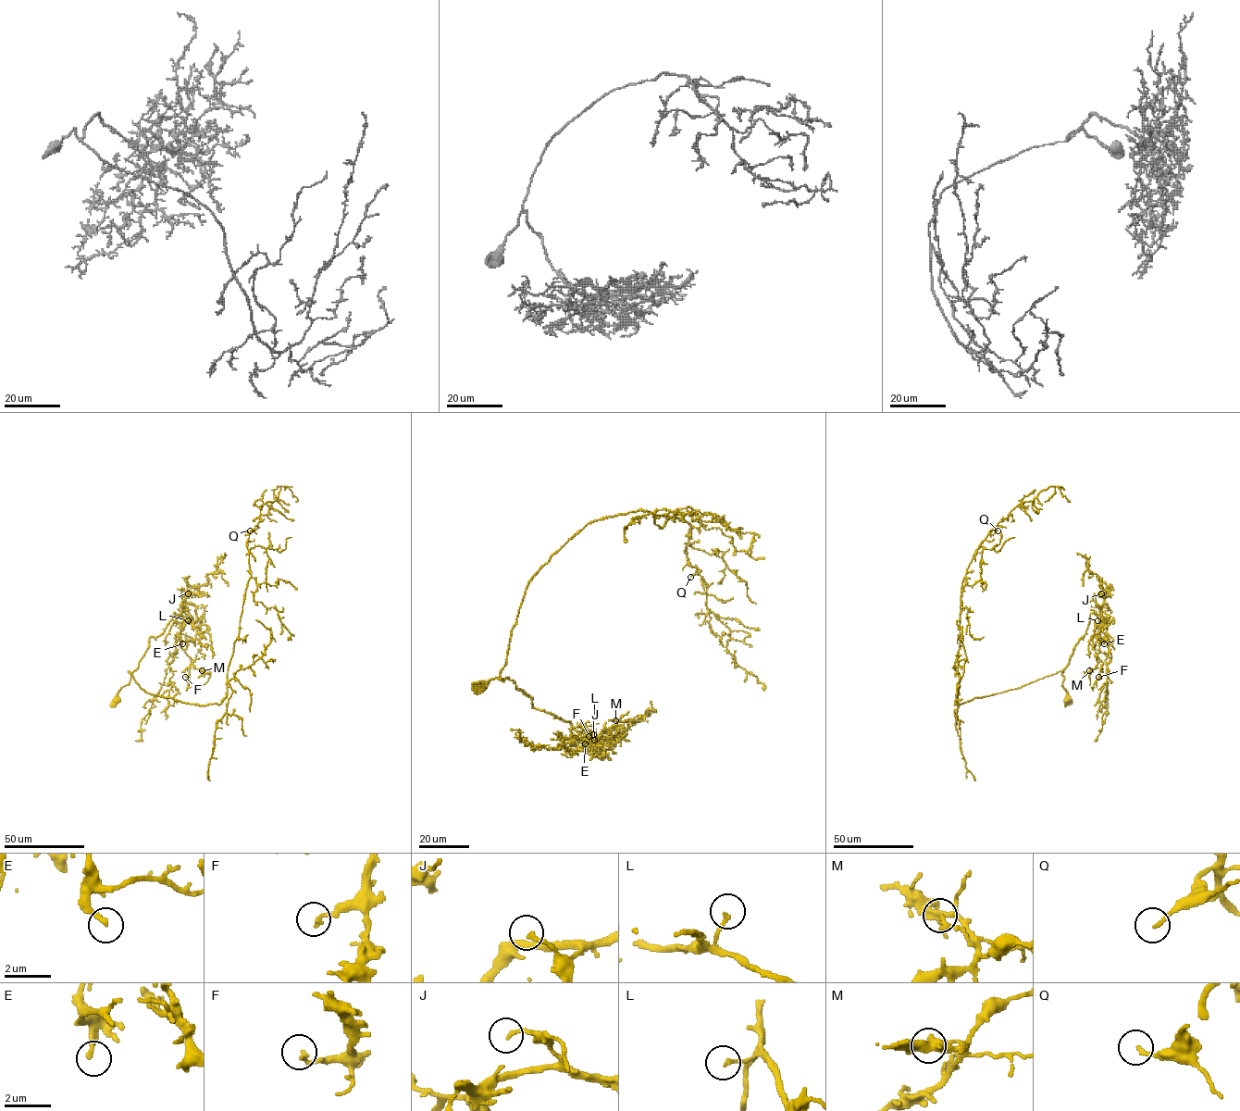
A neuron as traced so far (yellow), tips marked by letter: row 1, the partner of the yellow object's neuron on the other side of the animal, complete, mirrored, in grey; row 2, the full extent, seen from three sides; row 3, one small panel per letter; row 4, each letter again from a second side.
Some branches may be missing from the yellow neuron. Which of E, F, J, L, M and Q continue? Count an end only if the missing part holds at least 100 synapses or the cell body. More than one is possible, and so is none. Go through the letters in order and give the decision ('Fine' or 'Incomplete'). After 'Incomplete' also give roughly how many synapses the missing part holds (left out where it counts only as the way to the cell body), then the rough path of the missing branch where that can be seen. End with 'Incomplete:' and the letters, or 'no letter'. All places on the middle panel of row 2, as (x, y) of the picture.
E: Incomplete. Roughly 200 synapses. Course of what is missing: (585, 743), (580, 742), (576, 749), (576, 746), (587, 749)
F: Fine
J: Fine
L: Fine
M: Fine
Q: Fine
Incomplete: E

